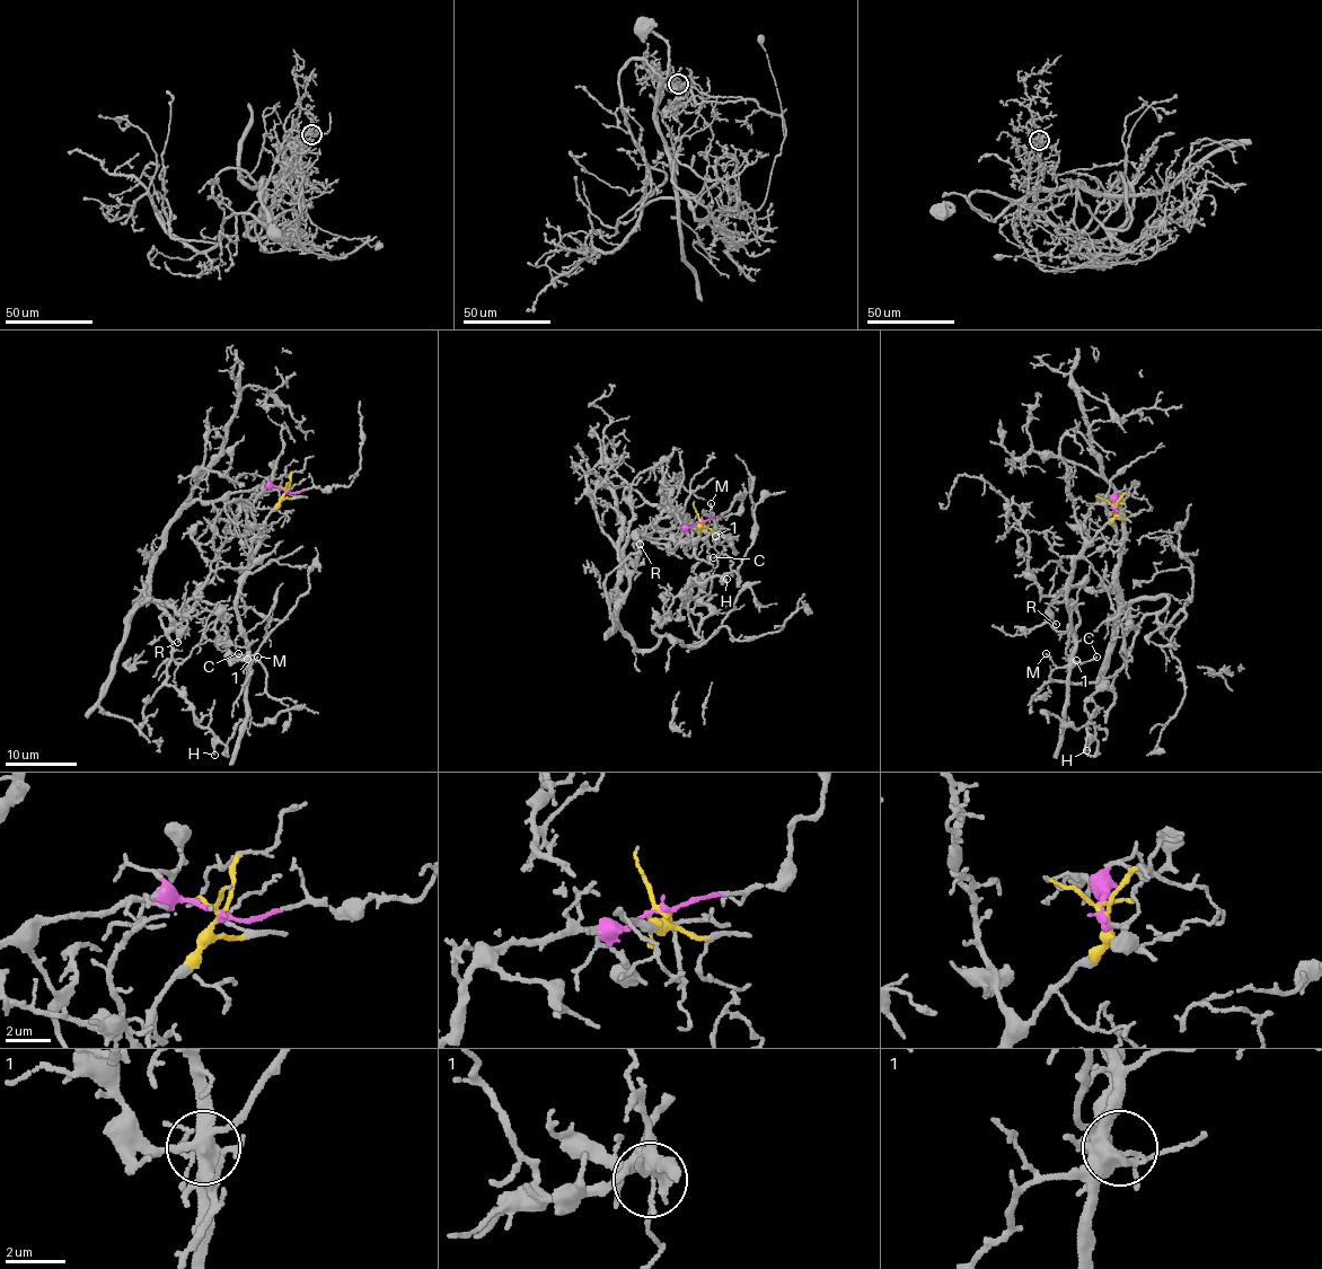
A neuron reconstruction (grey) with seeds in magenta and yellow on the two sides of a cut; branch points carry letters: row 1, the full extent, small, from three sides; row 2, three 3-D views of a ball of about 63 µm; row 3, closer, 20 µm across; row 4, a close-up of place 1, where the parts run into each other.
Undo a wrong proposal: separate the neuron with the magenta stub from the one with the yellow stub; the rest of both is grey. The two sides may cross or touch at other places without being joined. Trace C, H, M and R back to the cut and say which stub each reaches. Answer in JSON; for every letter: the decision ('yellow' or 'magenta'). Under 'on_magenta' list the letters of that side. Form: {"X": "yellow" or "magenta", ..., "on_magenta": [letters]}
{"C": "yellow", "H": "magenta", "M": "yellow", "R": "magenta", "on_magenta": ["H", "R"]}

